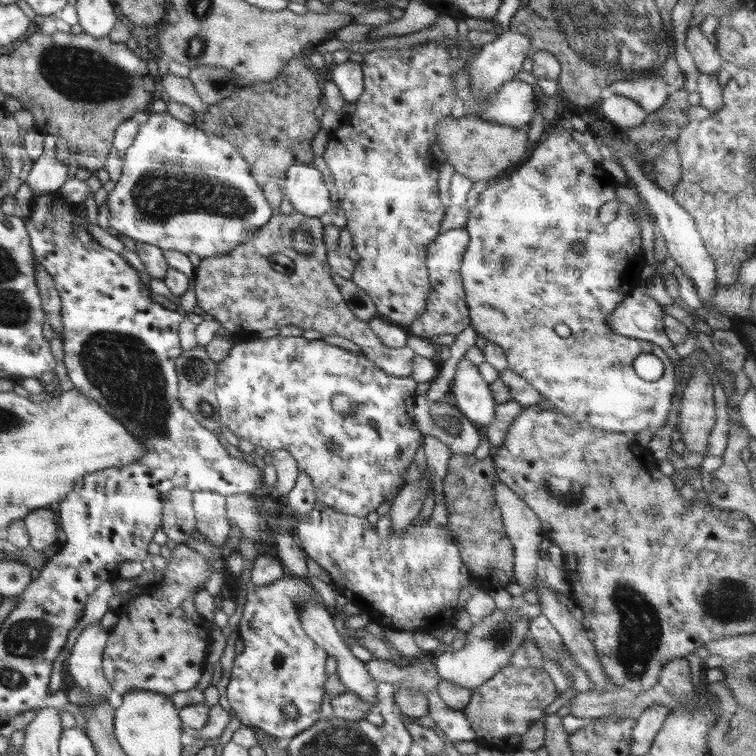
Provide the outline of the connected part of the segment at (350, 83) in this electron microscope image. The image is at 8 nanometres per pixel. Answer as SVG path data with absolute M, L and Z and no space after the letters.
M346 61L329 67L331 79L338 86L342 98L346 102L356 102L363 93L363 70L360 63Z

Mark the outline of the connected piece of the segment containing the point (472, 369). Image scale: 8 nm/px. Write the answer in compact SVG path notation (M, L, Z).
M462 357L456 365L452 394L456 398L456 407L465 419L481 430L490 426L496 416L496 402L478 366L466 357Z

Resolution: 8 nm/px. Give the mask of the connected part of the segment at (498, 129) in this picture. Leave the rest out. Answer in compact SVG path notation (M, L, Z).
M447 116L436 125L435 131L435 142L442 148L456 173L466 175L473 183L478 180L491 182L504 175L506 168L516 164L529 148L528 132L524 129L515 129L478 117Z

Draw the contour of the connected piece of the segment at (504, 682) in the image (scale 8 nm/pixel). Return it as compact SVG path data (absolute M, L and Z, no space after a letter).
M509 664L472 691L463 713L475 730L476 742L512 754L520 748L522 735L536 720L544 718L544 711L558 696L556 686L544 669L519 668Z

